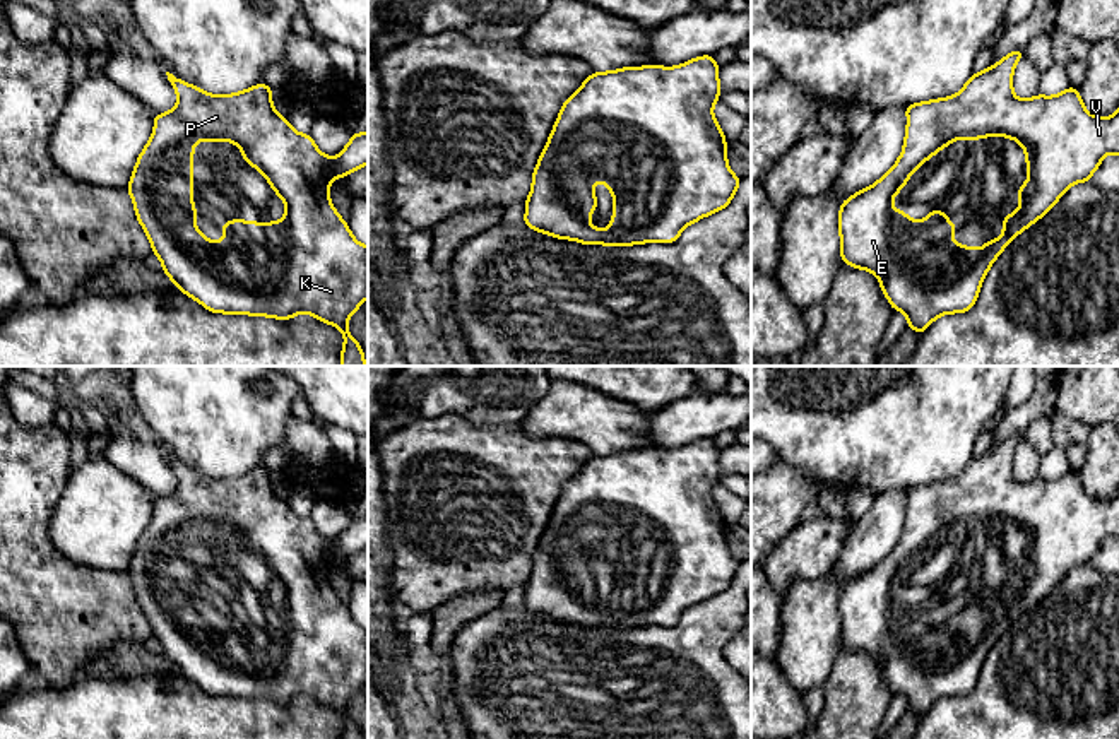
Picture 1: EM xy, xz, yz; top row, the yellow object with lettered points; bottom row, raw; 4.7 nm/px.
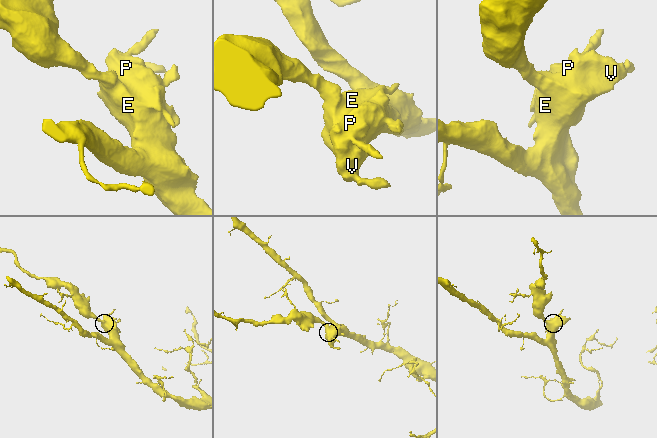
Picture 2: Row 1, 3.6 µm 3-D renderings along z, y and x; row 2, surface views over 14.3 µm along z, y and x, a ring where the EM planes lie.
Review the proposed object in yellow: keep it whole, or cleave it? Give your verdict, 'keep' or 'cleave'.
keep

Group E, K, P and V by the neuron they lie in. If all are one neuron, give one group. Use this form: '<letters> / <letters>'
E K P V

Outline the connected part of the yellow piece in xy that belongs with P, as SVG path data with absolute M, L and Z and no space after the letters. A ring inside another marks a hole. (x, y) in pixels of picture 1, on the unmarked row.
M169 455L166 458L176 474L178 486L173 493L154 498L152 518L140 535L127 570L135 599L151 624L152 636L161 643L164 657L181 676L212 696L277 703L291 703L299 696L308 696L342 715L340 739L364 739L359 725L349 717L347 703L368 681L368 630L352 619L347 606L332 588L329 571L335 561L346 561L368 547L368 513L351 517L349 527L332 542L318 534L310 517L298 517L287 501L274 493L272 472L267 467L260 465L241 476L216 479L176 462ZM204 522L212 527L221 523L236 527L245 546L257 551L267 561L274 576L282 582L286 599L275 606L231 602L219 609L221 614L228 616L226 621L221 624L205 621L195 609L200 594L193 592L193 530Z

